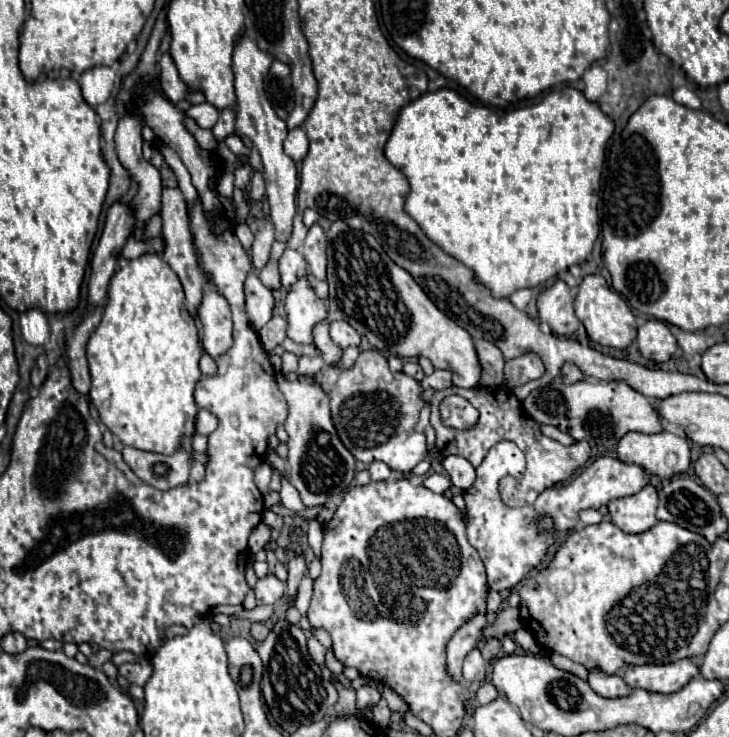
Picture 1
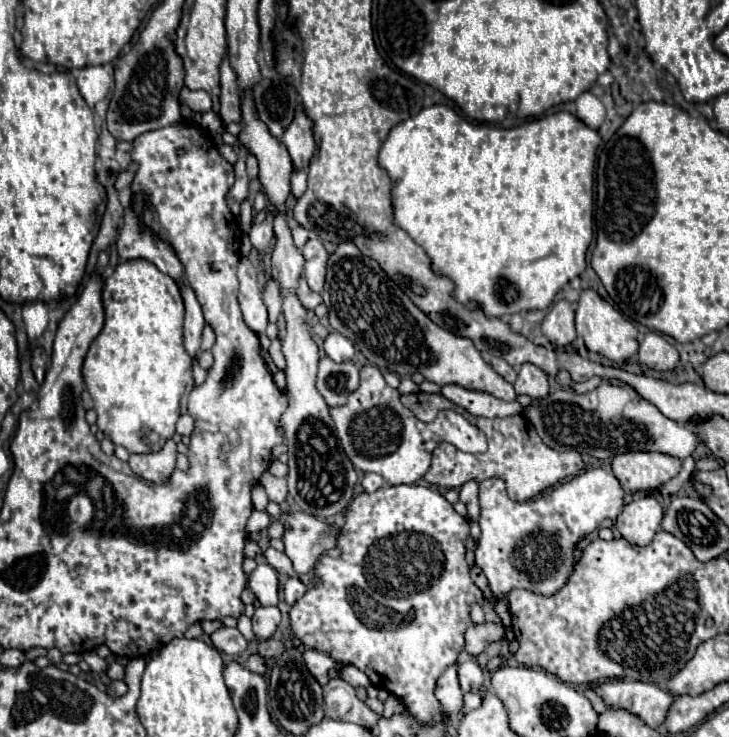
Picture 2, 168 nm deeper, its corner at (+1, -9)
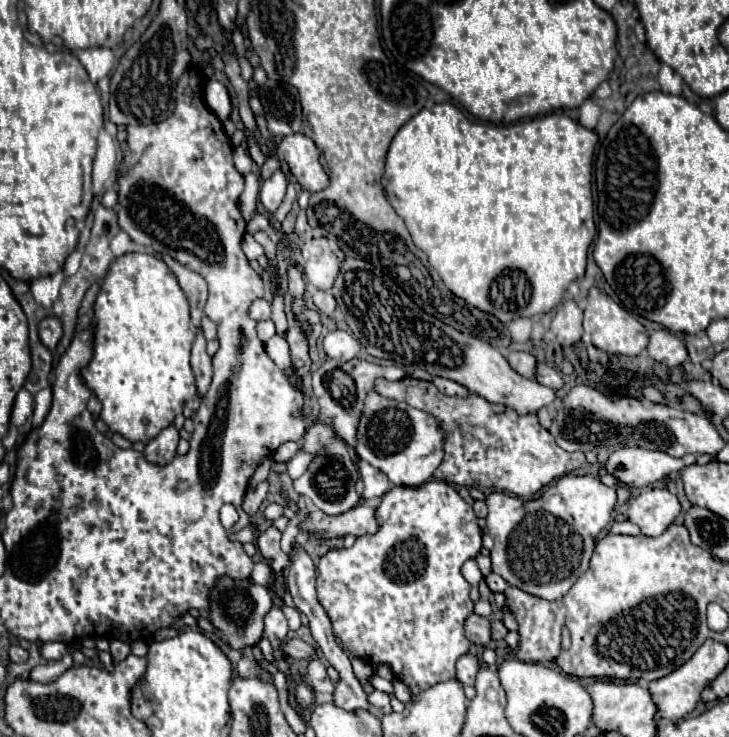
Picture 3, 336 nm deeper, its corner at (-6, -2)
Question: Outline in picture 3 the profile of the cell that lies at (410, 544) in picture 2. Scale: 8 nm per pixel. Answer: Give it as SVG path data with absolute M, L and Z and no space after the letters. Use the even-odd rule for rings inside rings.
M430 480L422 486L414 486L414 488L408 488L408 486L394 486L392 490L388 490L382 498L380 498L380 504L376 508L376 520L378 520L378 532L376 534L366 534L366 536L360 536L356 538L356 544L352 548L340 548L340 550L328 550L320 562L318 562L318 582L316 582L316 588L318 588L318 600L322 604L322 608L326 610L330 622L332 622L332 630L334 630L334 636L340 640L340 644L356 658L362 658L364 662L372 664L372 666L378 666L378 664L386 664L390 666L390 670L394 672L394 676L398 680L402 680L410 690L412 694L418 694L418 692L424 692L428 690L430 686L438 684L438 682L444 682L448 678L454 678L456 676L456 660L460 656L464 656L470 648L470 642L468 638L464 636L464 622L466 618L474 612L474 602L470 600L470 584L466 582L466 578L462 576L462 564L470 558L474 558L480 548L482 548L482 538L480 538L480 526L478 526L478 518L472 510L472 506L468 502L464 502L460 498L460 494L446 482L442 480Z

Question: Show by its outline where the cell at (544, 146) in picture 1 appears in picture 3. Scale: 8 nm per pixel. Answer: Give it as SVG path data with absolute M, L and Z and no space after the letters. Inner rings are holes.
M452 102L434 104L432 108L420 110L416 116L412 116L394 136L388 158L386 158L385 170L382 176L382 186L388 202L396 210L396 214L404 220L408 232L412 234L414 244L426 252L428 262L436 272L440 274L446 288L464 298L468 304L494 314L498 320L508 324L510 320L518 316L534 316L550 312L564 296L568 284L571 286L571 298L575 301L585 298L589 288L593 285L592 278L585 278L587 267L588 249L595 240L597 227L594 222L594 202L592 199L592 169L594 146L598 142L598 136L594 130L584 128L580 122L572 120L562 112L552 112L529 120L521 120L510 125L482 124L471 120Z

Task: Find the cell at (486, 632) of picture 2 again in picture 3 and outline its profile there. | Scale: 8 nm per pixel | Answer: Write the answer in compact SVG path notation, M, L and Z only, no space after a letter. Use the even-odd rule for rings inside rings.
M470 614L466 618L466 624L464 624L464 630L466 630L466 638L476 644L476 646L486 646L490 642L490 618L484 618L484 616L478 616L478 614Z

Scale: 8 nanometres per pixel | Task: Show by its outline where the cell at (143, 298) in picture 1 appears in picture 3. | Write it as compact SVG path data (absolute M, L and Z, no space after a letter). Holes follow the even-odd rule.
M130 252L110 266L94 306L94 356L82 370L86 386L102 402L100 418L112 430L130 442L150 442L168 428L186 400L196 396L196 378L190 368L190 348L196 328L192 328L188 300L176 282L172 270L152 254Z

